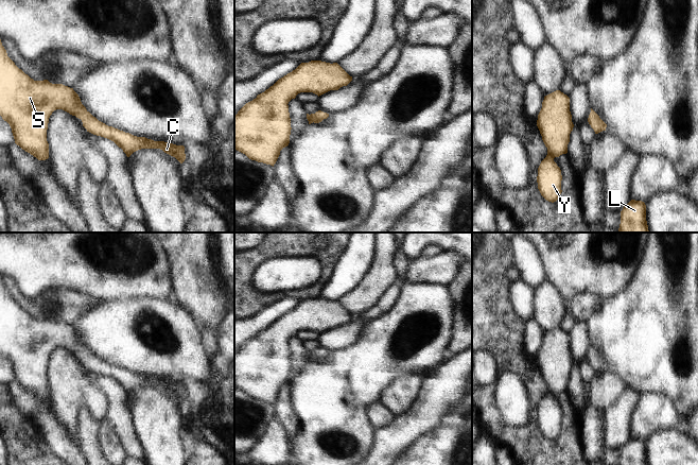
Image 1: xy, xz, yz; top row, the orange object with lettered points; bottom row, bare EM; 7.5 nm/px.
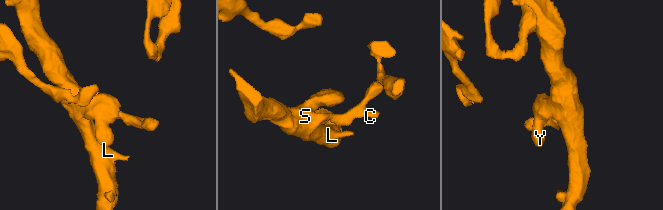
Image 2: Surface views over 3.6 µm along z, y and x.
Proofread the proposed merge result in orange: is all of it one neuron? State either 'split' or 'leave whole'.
leave whole

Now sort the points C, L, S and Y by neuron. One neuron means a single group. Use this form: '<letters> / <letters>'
C L S Y

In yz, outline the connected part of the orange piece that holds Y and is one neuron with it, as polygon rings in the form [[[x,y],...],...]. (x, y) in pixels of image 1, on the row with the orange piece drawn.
[[[560,90],[545,96],[537,126],[547,148],[547,155],[538,168],[538,189],[546,201],[554,203],[562,192],[561,170],[554,158],[568,153],[570,134],[574,127],[570,98]]]

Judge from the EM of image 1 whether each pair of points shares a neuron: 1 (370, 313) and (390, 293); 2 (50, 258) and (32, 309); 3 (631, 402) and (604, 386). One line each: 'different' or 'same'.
1: same
2: different
3: different

